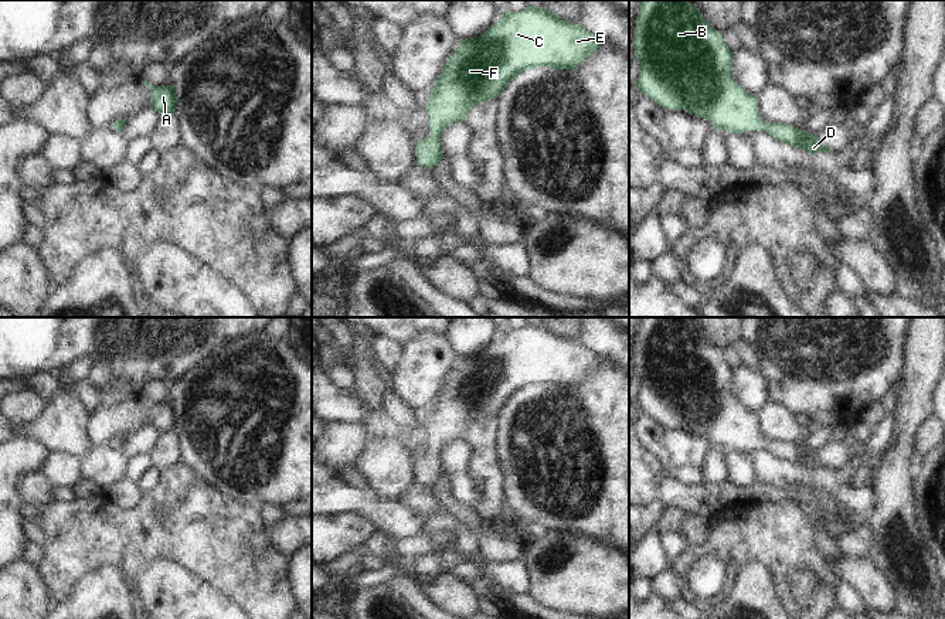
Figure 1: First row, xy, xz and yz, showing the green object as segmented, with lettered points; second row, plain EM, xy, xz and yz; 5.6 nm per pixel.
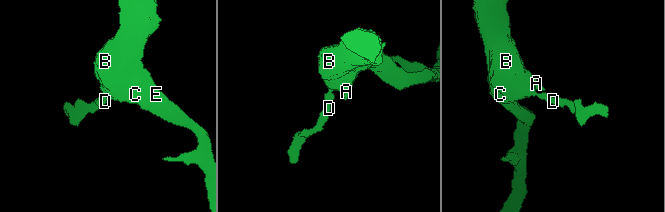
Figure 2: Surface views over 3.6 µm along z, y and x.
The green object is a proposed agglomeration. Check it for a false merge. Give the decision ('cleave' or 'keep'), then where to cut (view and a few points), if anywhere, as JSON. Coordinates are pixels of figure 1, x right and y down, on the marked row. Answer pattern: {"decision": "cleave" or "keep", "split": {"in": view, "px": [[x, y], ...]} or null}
{"decision": "keep", "split": null}

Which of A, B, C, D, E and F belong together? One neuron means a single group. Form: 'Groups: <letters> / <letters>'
Groups: A B C D E F

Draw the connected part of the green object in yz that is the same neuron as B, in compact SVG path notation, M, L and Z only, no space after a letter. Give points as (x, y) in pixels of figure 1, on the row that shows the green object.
M640 0L635 51L640 62L636 86L657 105L708 119L717 132L766 130L776 140L812 154L833 152L806 130L785 123L765 123L761 119L758 96L748 95L732 79L734 52L724 42L724 35L715 31L689 0Z

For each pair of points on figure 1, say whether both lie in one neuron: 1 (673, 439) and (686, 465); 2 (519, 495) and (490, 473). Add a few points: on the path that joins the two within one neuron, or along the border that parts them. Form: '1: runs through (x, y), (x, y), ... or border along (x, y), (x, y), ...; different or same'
1: runs through (673, 445), (685, 459); same
2: border along (499, 453), (506, 475), (506, 499), (513, 513); different

